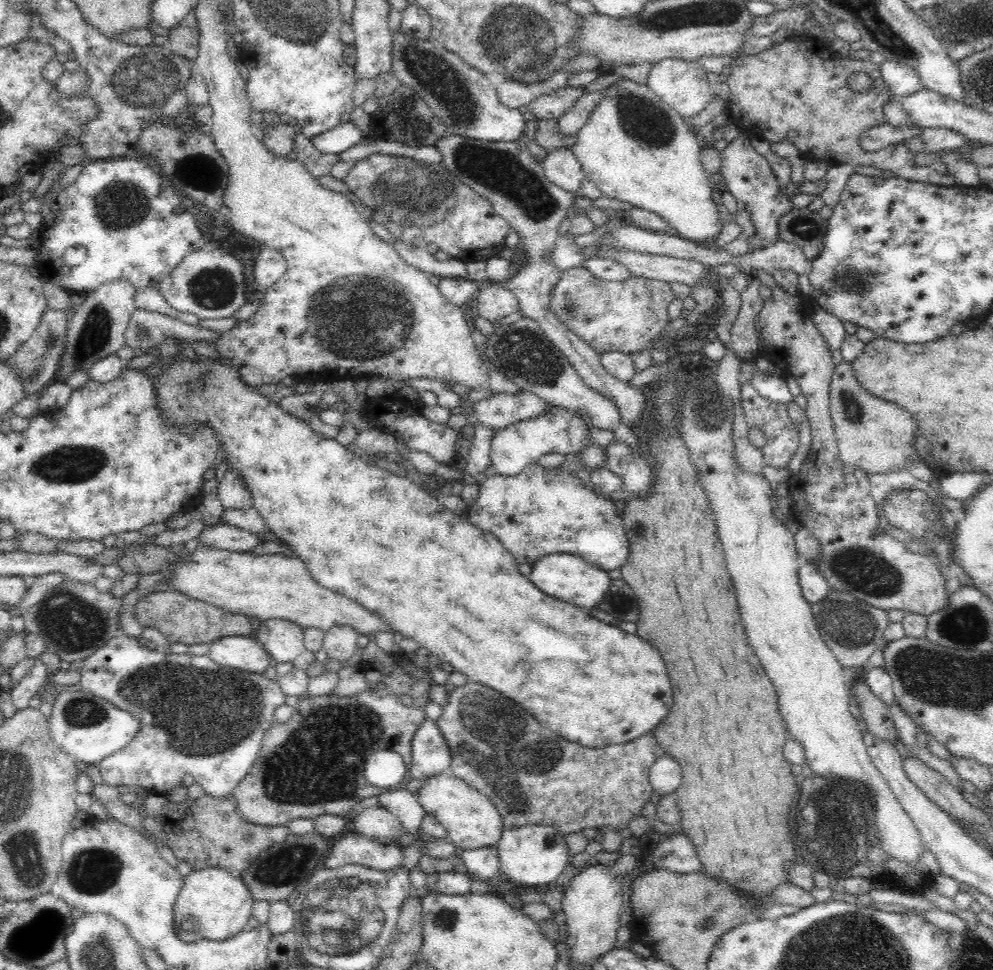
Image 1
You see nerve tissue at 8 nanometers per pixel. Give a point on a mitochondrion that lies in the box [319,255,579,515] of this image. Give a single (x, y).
(523, 353)

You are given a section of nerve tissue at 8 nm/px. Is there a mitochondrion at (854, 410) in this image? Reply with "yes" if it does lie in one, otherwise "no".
yes

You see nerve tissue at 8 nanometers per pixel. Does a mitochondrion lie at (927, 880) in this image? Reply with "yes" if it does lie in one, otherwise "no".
no

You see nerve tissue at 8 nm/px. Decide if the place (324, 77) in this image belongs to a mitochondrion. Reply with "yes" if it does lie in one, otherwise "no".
no

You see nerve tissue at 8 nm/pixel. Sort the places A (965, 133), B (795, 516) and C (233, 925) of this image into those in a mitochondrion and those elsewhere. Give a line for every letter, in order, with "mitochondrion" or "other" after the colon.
A: other
B: other
C: other

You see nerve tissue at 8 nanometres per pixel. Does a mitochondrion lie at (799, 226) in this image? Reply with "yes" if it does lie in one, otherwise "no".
yes

